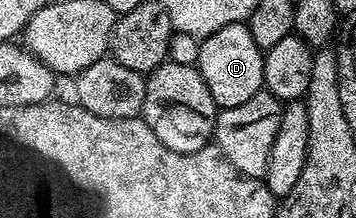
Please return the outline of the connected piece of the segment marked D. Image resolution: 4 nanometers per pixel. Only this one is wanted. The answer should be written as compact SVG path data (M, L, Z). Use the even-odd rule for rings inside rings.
M233 22L220 32L212 32L207 38L199 41L200 56L196 63L204 84L208 84L208 92L212 92L212 100L218 110L236 108L236 104L244 104L244 100L252 100L264 86L264 52L252 40L252 32L246 22Z

